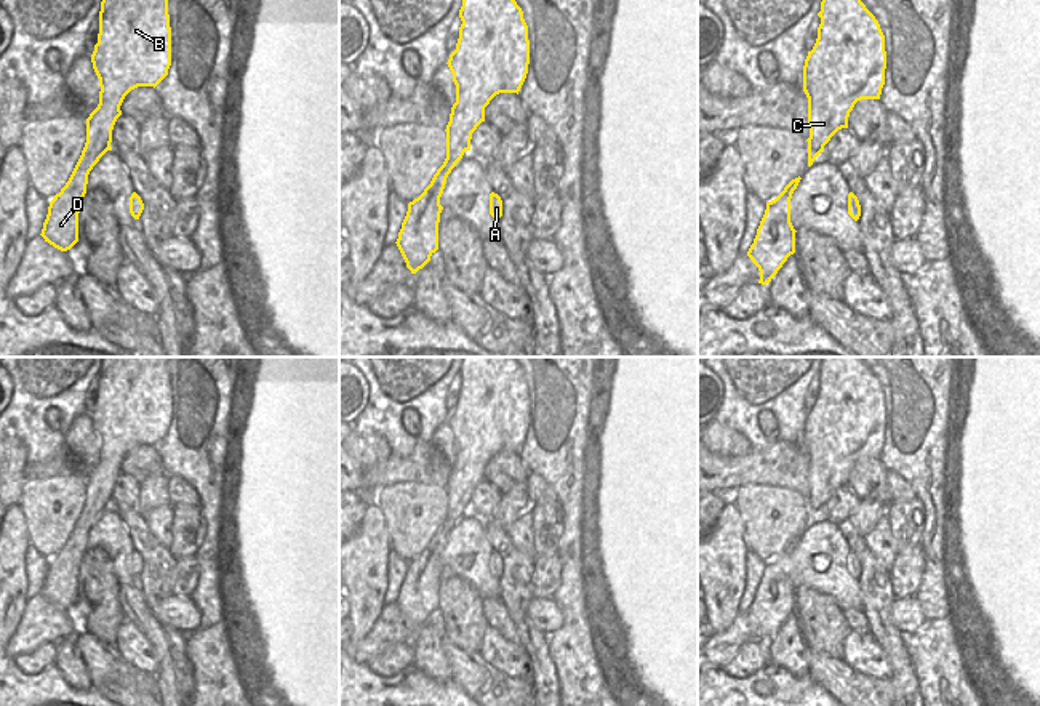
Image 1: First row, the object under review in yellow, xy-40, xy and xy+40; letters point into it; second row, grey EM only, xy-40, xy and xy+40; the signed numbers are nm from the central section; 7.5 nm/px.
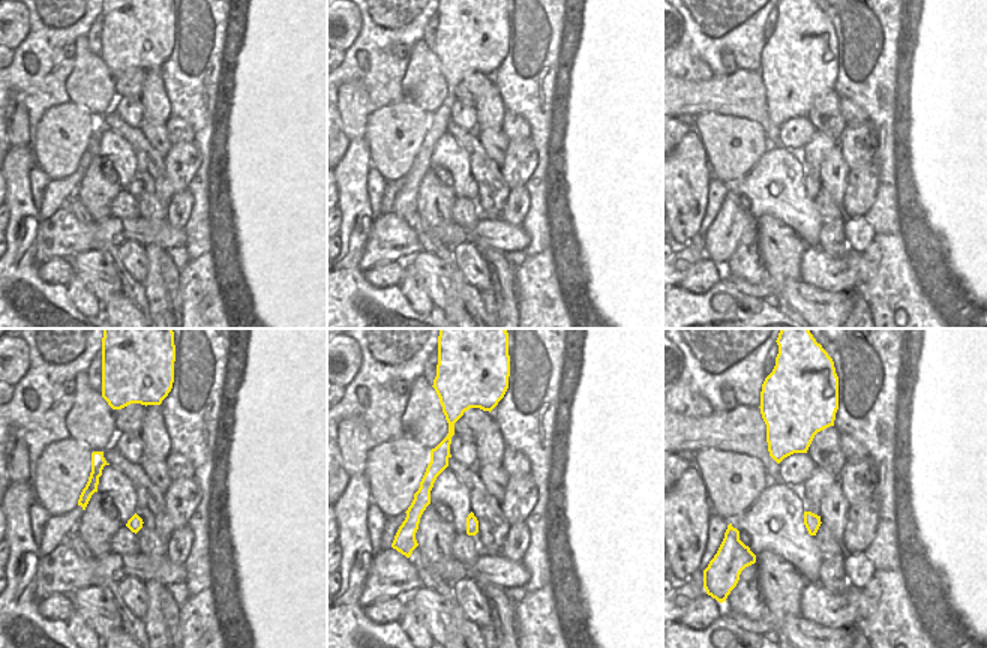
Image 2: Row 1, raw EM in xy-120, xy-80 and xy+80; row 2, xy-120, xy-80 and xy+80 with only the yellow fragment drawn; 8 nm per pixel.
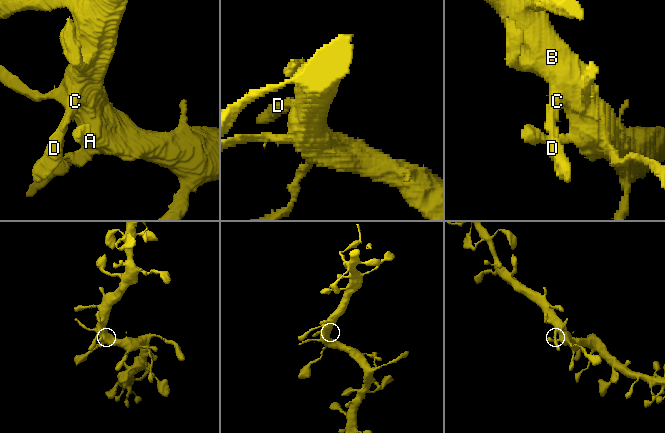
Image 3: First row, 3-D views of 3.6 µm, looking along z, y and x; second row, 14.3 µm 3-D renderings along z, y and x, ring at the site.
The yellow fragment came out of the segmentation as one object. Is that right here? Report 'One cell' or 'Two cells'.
One cell

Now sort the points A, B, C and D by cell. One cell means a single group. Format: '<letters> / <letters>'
A B C D

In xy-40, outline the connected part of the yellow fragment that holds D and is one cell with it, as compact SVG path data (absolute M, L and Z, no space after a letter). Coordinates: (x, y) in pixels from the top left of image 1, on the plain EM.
M102 357L99 370L98 402L91 413L99 437L99 463L86 477L86 501L82 514L59 552L50 560L42 596L61 610L78 600L78 572L86 552L88 533L99 517L112 509L112 488L122 474L125 455L138 445L157 445L171 424L171 386L168 357Z

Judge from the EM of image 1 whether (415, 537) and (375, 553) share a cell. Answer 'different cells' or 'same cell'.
different cells

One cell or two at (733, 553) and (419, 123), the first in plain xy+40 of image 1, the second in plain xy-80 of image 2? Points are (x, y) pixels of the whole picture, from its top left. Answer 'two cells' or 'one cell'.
two cells

